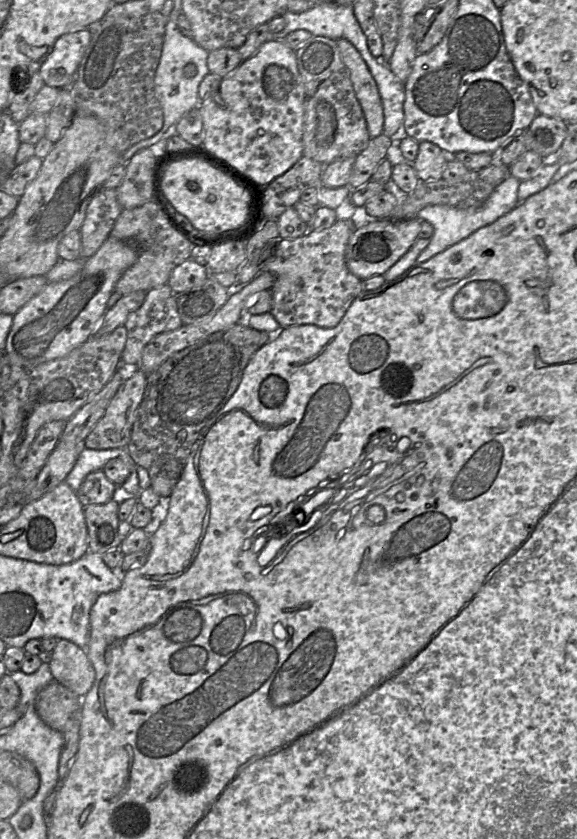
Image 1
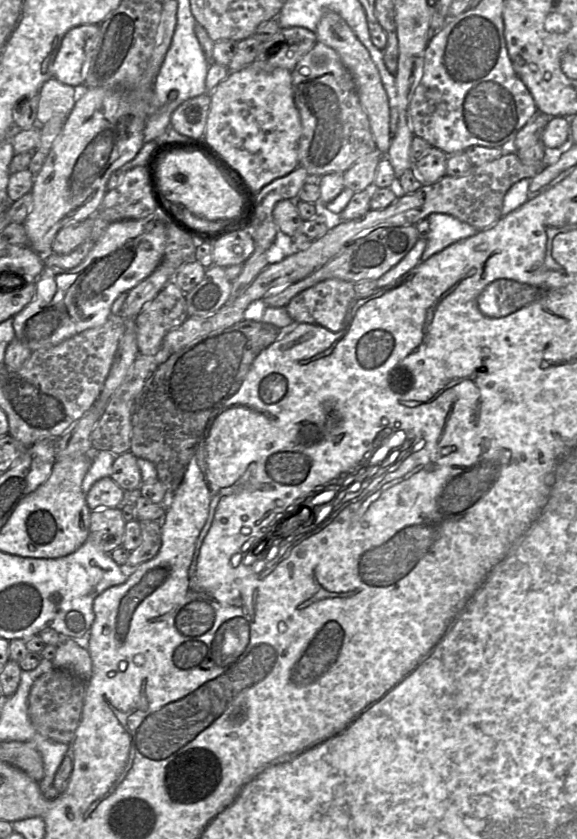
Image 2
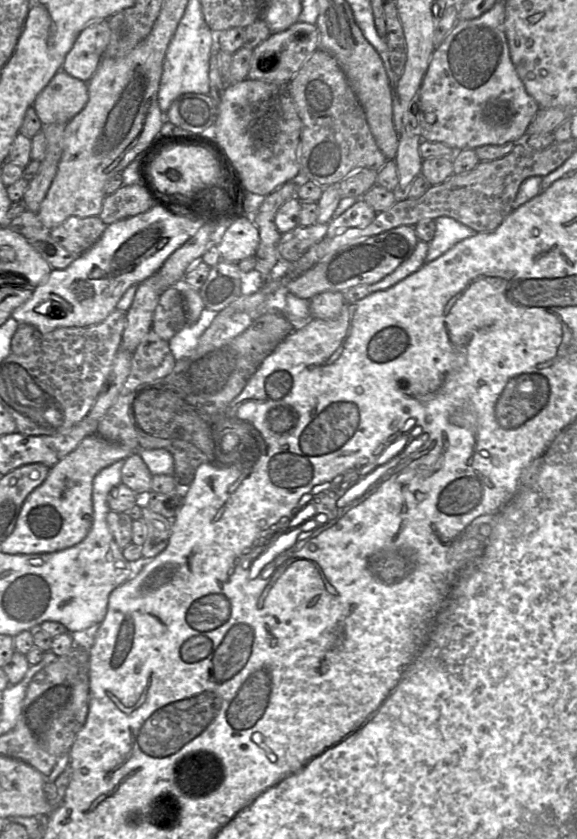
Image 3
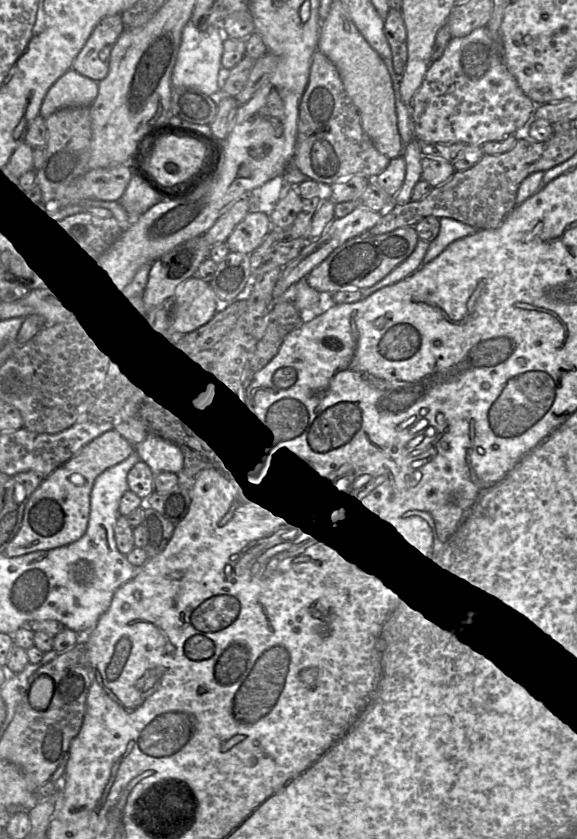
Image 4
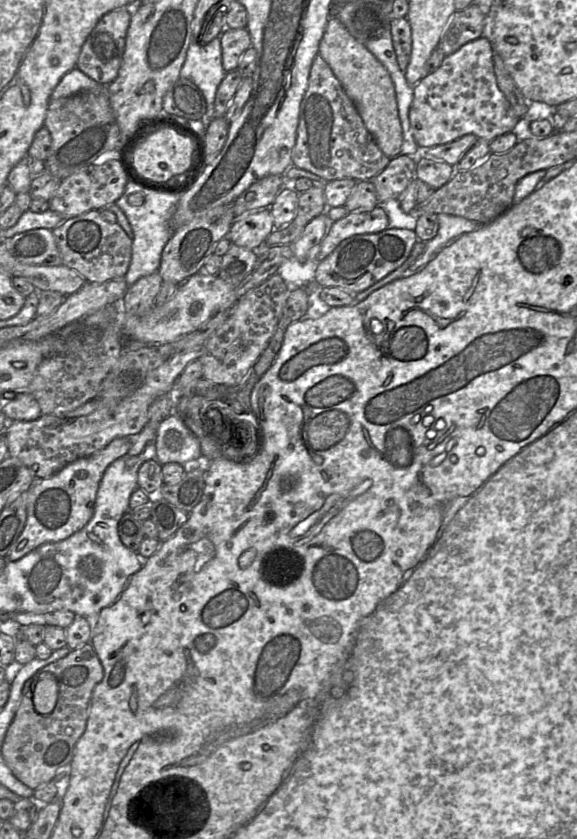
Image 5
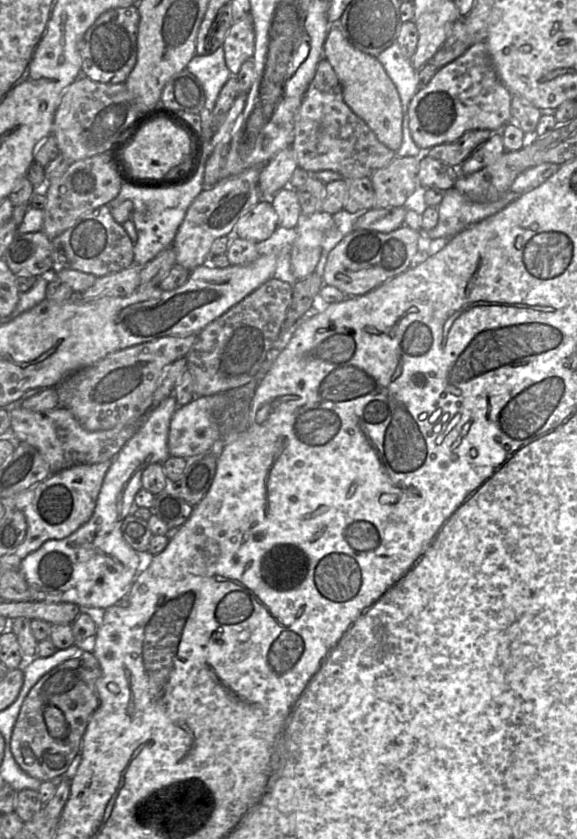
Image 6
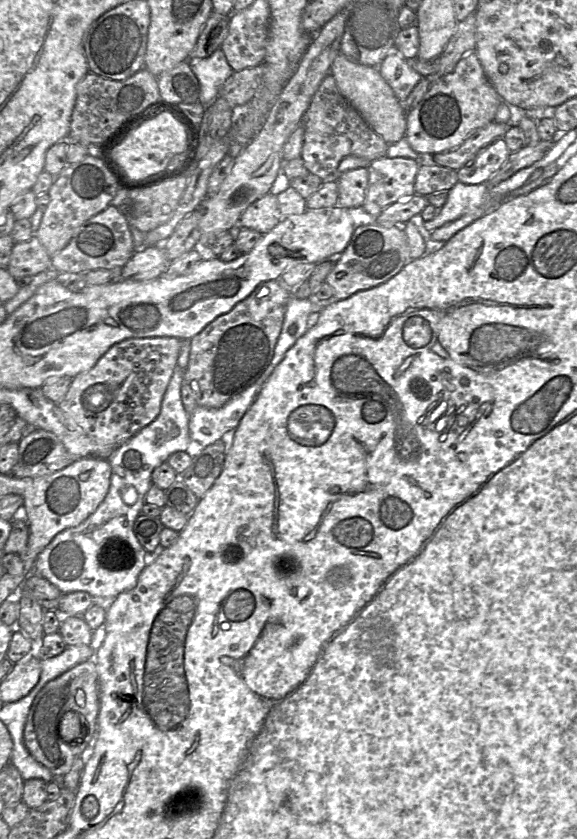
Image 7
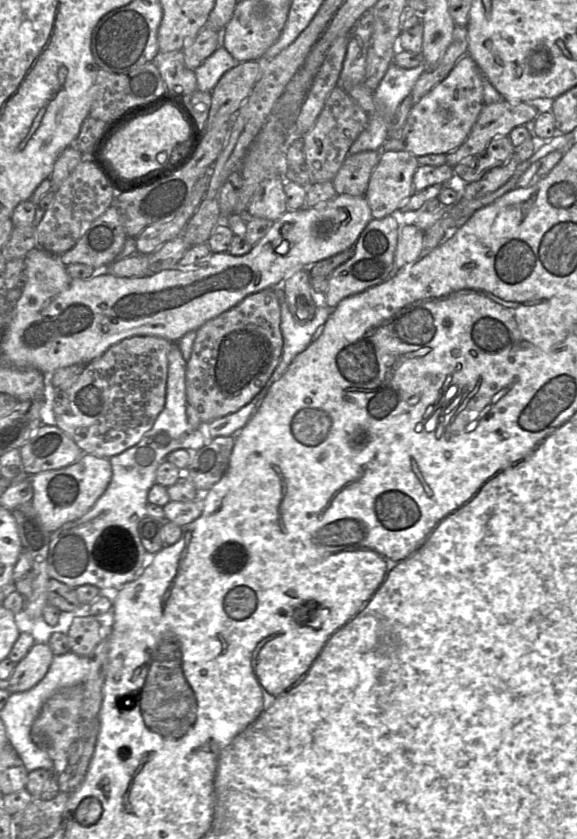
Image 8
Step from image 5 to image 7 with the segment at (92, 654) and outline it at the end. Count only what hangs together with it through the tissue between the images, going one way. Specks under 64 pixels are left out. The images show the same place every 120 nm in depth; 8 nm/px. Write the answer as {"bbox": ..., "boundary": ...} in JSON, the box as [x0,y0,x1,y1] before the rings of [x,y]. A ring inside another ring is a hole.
{"bbox":[23,659,100,776],"boundary":[[[93,659],[79,663],[50,680],[39,691],[30,707],[23,731],[24,745],[31,756],[50,770],[53,776],[65,775],[76,758],[84,756],[95,739],[100,709],[97,665]],[[66,712],[76,713],[81,732],[72,741],[61,739],[58,732],[60,717]]]}

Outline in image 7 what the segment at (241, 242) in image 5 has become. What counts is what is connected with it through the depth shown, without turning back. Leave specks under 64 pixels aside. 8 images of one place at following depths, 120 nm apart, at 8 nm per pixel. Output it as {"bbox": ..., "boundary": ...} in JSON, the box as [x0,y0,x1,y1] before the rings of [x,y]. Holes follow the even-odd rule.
{"bbox":[239,193,281,234],"boundary":[[[268,193],[252,203],[239,219],[239,226],[266,234],[281,220],[277,196]]]}

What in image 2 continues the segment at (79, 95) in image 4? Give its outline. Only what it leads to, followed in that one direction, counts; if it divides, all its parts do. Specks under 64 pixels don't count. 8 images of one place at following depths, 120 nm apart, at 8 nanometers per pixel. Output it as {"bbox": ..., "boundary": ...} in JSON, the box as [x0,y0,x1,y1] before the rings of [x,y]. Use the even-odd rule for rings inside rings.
{"bbox":[37,77,79,125],"boundary":[[[51,77],[40,88],[38,94],[37,122],[43,125],[54,116],[67,117],[73,109],[79,88],[64,84]]]}

